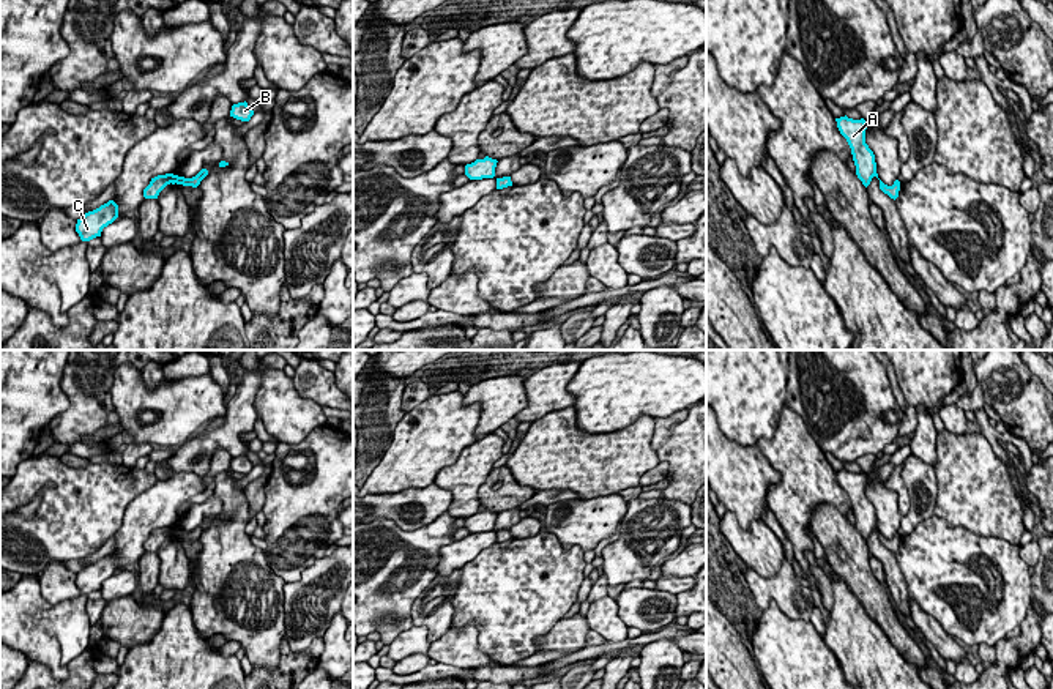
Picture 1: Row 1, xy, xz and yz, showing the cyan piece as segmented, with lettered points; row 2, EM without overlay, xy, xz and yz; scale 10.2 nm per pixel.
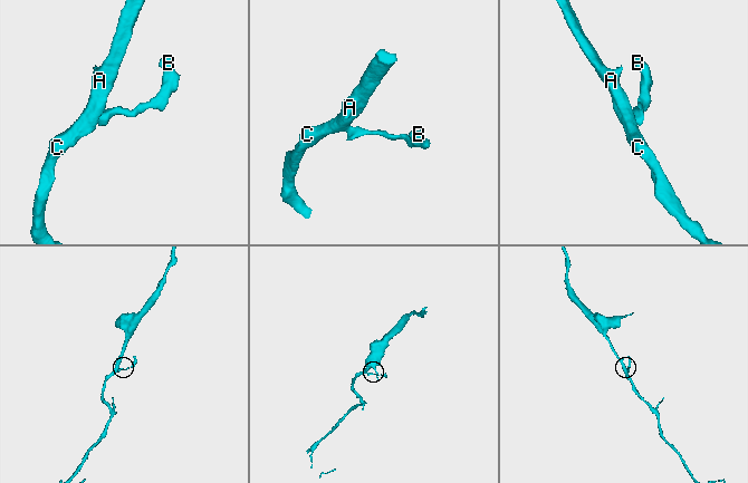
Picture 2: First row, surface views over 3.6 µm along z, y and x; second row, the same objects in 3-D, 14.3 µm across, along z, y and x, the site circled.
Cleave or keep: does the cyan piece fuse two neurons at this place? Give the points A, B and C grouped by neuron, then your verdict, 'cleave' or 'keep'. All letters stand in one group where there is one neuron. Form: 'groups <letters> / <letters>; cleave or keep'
groups A B C; keep

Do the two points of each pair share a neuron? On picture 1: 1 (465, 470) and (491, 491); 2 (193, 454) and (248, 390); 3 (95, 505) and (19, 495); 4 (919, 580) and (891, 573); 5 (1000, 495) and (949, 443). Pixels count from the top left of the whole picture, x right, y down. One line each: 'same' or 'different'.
1: different
2: same
3: same
4: different
5: same

